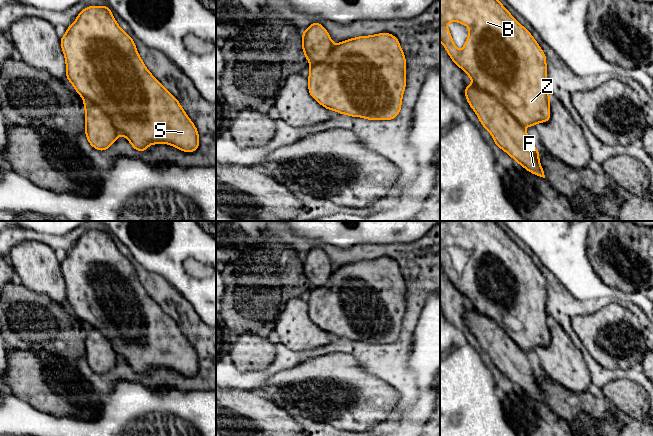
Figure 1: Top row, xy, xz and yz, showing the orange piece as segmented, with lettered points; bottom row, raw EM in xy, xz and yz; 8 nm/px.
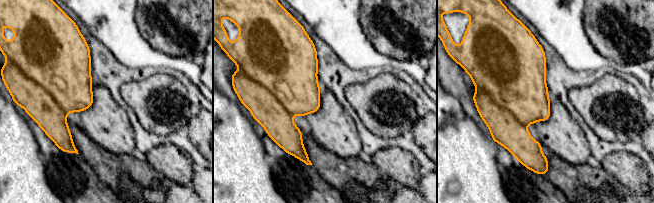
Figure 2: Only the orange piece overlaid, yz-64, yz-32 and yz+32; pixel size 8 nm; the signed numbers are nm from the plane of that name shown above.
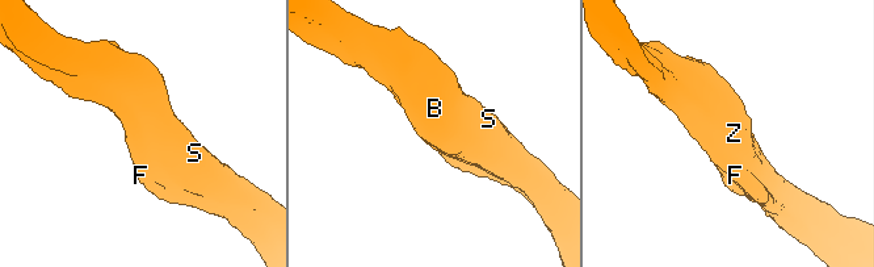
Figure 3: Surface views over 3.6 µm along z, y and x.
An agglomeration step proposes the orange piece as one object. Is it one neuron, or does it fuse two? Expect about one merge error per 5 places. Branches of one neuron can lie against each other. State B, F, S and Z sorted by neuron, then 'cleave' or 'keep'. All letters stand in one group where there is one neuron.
B S Z / F; cleave

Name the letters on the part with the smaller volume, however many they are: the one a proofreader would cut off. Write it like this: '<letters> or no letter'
F

